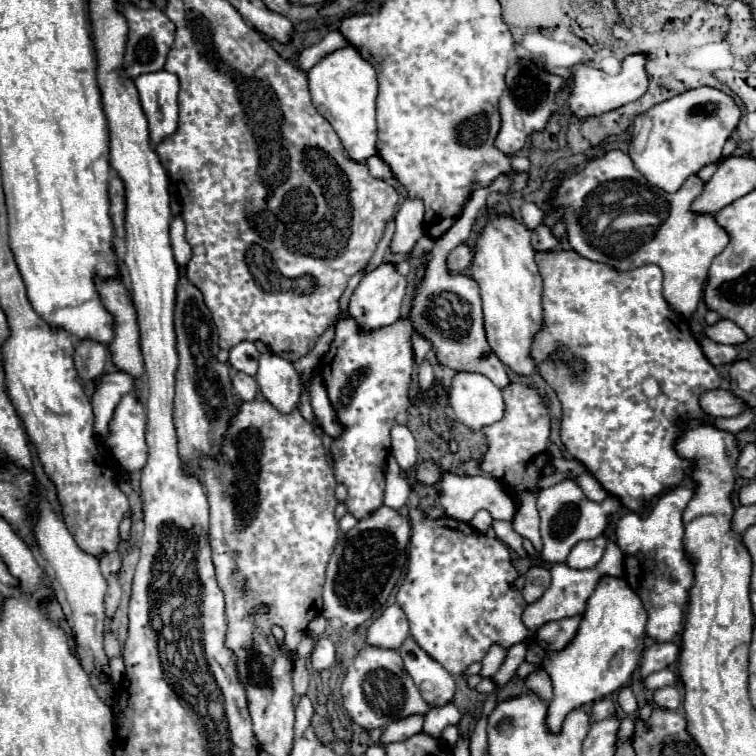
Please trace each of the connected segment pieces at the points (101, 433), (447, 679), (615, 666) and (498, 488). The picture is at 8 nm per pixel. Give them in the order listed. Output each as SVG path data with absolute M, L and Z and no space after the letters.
M124 371L104 375L104 379L96 383L92 407L94 407L94 433L98 437L104 439L108 435L108 425L114 417L114 409L118 407L120 399L126 393L132 393L134 389L136 389L134 377Z
M408 637L404 641L404 647L400 647L400 657L428 705L442 707L452 701L452 675L448 675L448 671L444 671L444 667L440 667L434 659L428 659L428 655L424 655L420 647L416 647L416 641L412 637Z
M602 577L594 595L588 599L576 637L562 651L554 651L544 659L544 669L554 687L546 713L546 727L550 733L560 733L570 711L598 701L630 681L642 659L646 639L644 627L646 611L628 583L620 577Z
M424 461L422 465L416 467L416 477L420 483L428 483L428 485L436 485L440 491L440 501L444 501L444 511L446 517L450 519L458 519L464 523L470 523L472 517L476 515L476 511L480 509L488 509L492 515L500 515L504 521L512 521L516 507L512 503L512 497L504 491L504 487L500 485L500 481L492 479L492 477L468 477L468 475L452 475L452 473L444 473L440 475L438 467L432 461Z

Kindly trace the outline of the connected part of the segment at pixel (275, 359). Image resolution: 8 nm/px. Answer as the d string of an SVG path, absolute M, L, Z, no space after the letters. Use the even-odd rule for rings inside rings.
M262 353L258 359L258 373L254 377L260 385L264 397L278 411L292 411L298 407L300 399L300 375L292 367L290 361L274 355Z

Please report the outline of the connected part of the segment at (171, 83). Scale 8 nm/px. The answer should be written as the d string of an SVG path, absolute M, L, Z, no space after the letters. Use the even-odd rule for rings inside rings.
M162 69L136 77L134 85L148 119L150 141L160 143L178 127L178 77Z

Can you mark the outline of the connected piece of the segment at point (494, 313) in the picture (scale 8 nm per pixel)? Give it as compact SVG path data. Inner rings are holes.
M506 215L488 221L476 243L470 271L482 295L488 345L508 369L522 377L530 377L536 371L530 351L536 333L542 329L542 279L534 263L530 231Z

